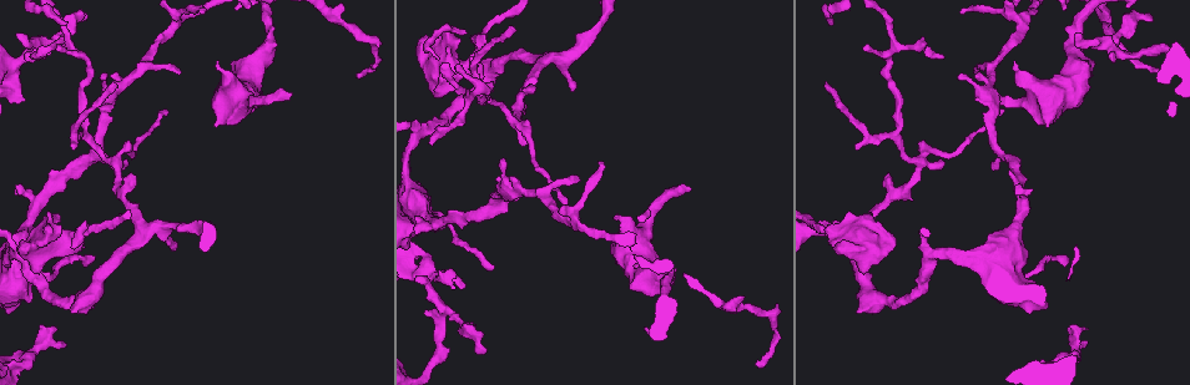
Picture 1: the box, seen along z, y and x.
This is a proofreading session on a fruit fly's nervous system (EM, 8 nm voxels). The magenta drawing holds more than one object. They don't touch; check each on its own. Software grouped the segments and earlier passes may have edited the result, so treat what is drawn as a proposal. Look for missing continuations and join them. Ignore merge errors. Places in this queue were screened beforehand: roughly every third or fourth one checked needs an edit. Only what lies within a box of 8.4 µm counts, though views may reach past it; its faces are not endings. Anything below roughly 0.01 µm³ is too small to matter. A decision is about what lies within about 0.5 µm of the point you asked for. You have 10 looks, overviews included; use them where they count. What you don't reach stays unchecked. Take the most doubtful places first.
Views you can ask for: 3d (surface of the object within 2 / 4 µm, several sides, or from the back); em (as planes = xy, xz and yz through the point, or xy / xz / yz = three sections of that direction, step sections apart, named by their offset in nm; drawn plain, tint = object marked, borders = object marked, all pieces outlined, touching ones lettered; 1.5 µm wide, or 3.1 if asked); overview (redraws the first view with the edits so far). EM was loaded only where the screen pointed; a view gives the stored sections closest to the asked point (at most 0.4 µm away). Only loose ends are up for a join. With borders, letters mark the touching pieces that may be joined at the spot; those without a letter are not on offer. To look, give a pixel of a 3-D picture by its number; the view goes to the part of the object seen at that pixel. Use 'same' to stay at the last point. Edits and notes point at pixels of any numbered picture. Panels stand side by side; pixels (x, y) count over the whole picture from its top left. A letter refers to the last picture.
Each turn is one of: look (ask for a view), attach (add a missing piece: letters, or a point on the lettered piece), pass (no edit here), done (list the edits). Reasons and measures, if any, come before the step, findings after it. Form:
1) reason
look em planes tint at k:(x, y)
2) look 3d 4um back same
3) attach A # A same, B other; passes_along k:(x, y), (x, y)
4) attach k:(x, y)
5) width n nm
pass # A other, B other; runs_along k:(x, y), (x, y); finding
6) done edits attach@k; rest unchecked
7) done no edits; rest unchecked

an open end
look 3d 2um at 1:(689, 187)

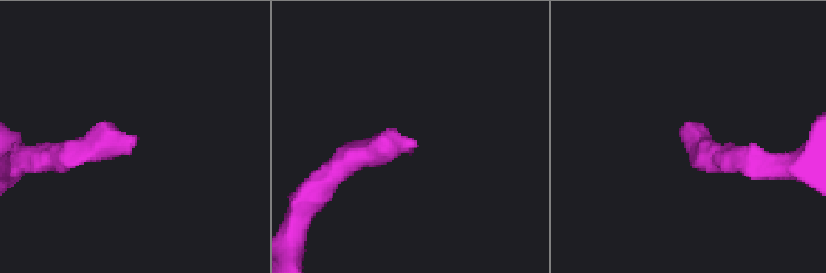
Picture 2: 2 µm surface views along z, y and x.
look em xy step 4 borders at 2:(137, 137)

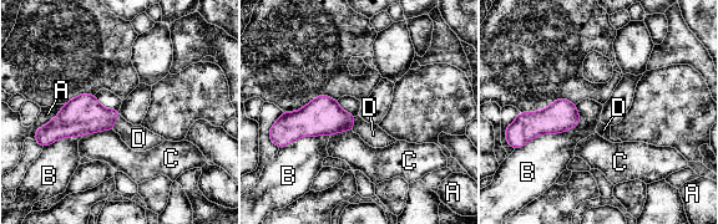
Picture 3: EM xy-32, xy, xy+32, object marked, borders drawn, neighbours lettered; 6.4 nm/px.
look em planes borders same

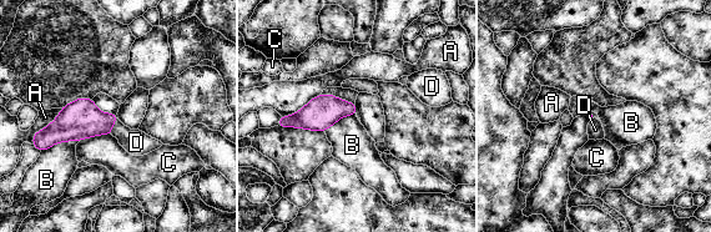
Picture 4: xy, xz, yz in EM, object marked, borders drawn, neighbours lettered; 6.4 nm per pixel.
attach D # A other, B other, C other, D same; passes_along 4:(80, 119), (111, 126), (136, 142); it goes on there

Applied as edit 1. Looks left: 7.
redraw
look overview

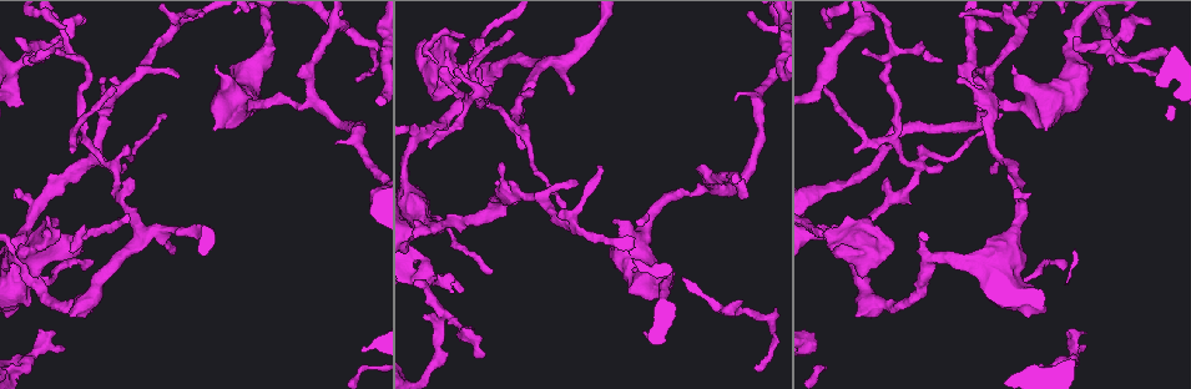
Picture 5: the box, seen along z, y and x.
an open end
look 3d 2um at 5:(573, 94)

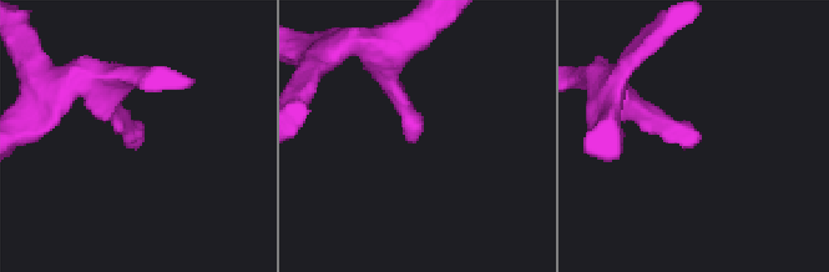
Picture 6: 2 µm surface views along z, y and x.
need the tissue
look em xy step 8 tint at 6:(420, 132)

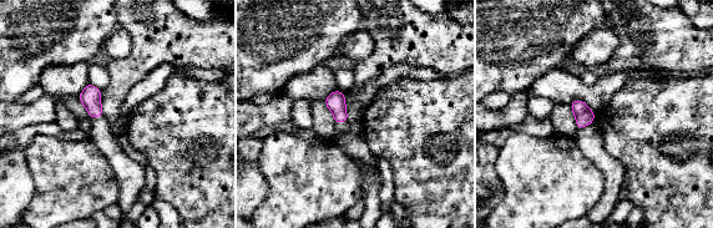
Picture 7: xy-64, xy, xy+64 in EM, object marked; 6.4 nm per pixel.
cut it another way
look em xz step 8 borders same

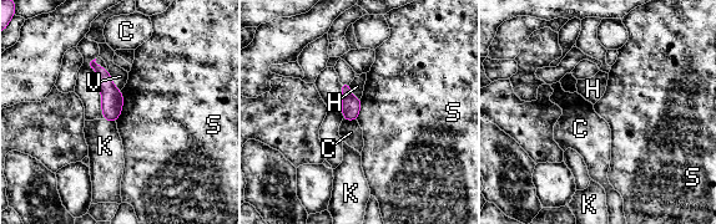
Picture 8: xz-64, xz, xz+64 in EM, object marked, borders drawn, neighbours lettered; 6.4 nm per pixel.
pass # C other, H other, K other, S other, V other; border 8:(121, 91), (122, 110), (115, 121); none of them fits

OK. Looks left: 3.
branch stops here
look 3d 2um at 5:(32, 58)

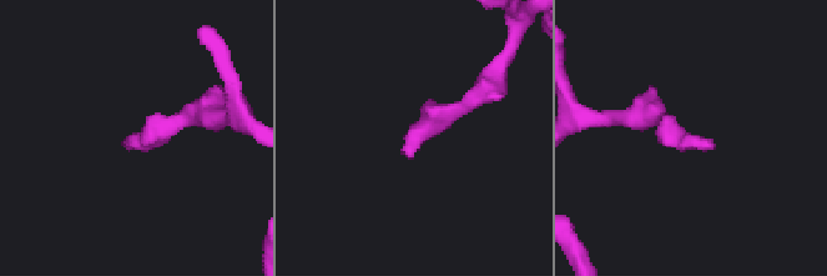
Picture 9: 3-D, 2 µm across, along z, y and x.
look em xy step 4 borders at 9:(409, 157)

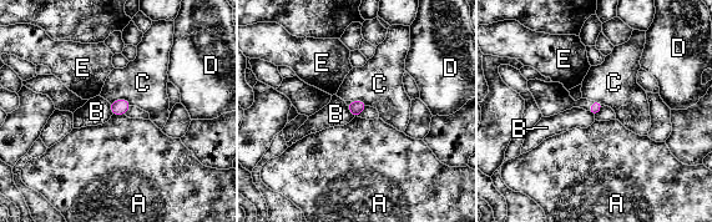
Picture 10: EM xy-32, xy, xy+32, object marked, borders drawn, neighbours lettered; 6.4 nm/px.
pass # A other, B other, C other, D other, E other; border 10:(109, 104), (112, 114); none of them fits

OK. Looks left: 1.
done edits attach@4; rest unchecked

